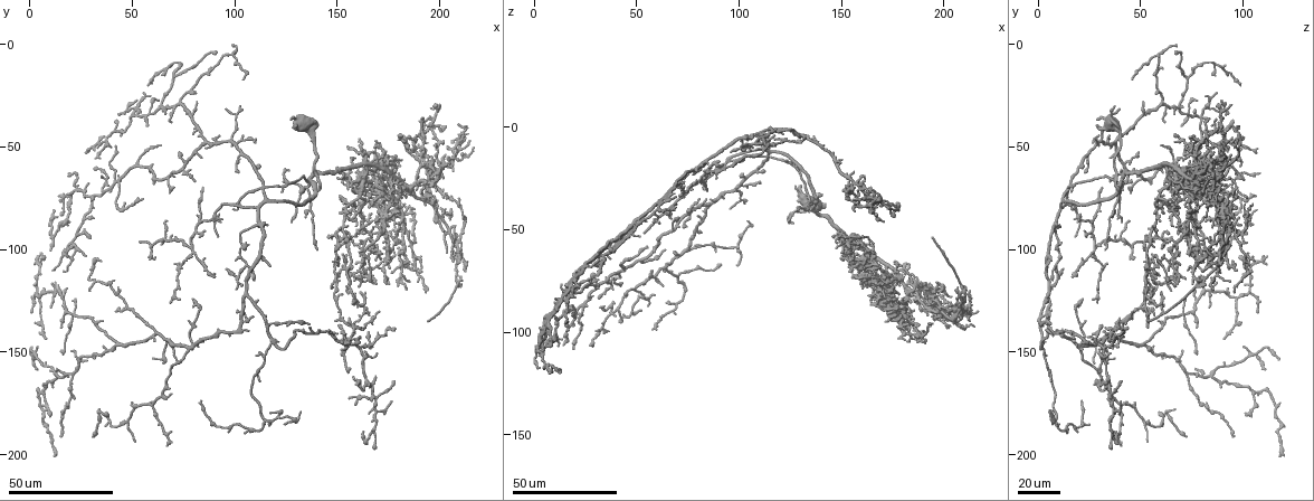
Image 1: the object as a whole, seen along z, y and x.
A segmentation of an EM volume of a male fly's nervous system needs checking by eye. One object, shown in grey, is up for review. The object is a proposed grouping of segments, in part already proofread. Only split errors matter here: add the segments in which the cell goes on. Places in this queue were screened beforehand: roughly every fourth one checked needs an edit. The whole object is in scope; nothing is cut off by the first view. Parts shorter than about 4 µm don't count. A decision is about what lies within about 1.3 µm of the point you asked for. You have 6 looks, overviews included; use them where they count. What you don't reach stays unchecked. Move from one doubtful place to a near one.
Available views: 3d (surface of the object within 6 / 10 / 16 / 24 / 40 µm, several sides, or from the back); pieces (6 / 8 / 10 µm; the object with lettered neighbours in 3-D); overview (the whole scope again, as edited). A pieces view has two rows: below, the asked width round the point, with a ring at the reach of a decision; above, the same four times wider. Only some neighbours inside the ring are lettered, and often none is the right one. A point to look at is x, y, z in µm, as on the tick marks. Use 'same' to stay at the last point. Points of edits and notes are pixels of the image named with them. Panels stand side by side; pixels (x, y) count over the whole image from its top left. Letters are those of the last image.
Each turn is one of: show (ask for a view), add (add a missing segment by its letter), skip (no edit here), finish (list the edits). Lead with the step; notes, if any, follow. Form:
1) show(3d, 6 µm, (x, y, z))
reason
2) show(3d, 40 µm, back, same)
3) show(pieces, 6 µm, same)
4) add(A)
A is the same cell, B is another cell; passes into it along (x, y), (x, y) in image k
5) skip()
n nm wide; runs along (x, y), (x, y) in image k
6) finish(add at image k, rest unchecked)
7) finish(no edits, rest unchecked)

show(3d, 24 µm, (97, 31, 40))
free end

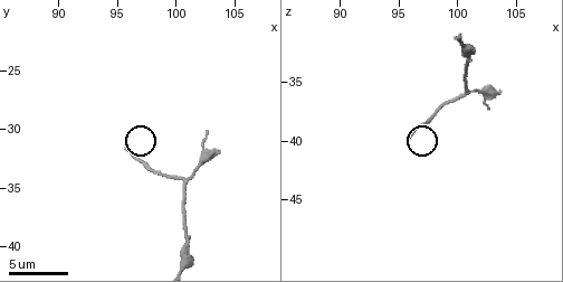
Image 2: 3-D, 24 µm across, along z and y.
show(pieces, 10 µm, (96.0, 31.8, 39.8))

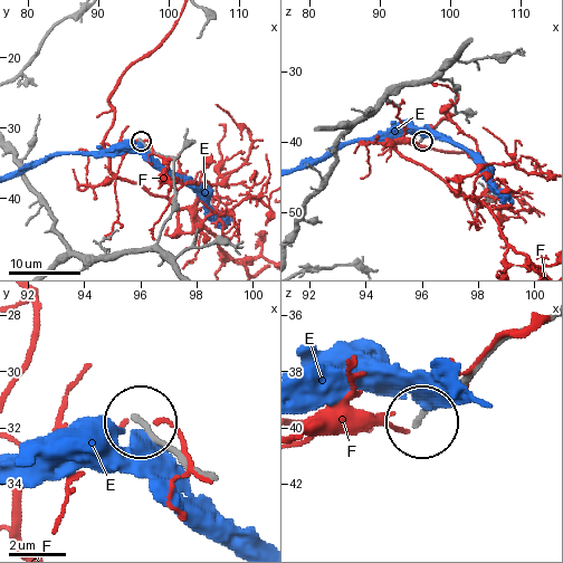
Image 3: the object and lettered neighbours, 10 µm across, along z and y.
skip()
180 nm wide; E and F are other cells; runs along (161, 230), (175, 193), (173, 161), (155, 154), (140, 141) in image 3; none of them fits

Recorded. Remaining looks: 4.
show(3d, 24 µm, (54, 97, 52))
long arm stops here

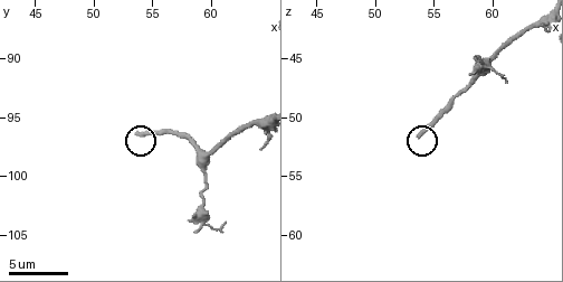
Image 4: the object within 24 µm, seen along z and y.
show(pieces, 8 µm, (53.8, 96.2, 51.4))

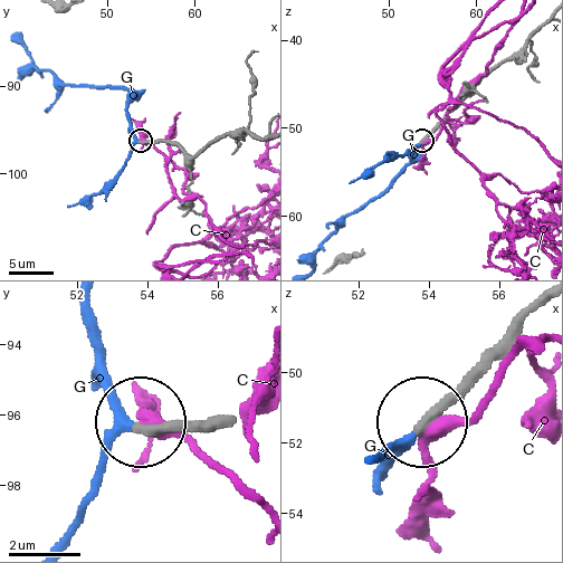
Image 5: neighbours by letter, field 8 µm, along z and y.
add(G)
G is the same cell, C is another cell; passes into it along (163, 142), (139, 141), (125, 89), (67, 86), (51, 73) in image 5; the cell continues

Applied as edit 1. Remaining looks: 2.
finish(add at image 5, rest unchecked)

